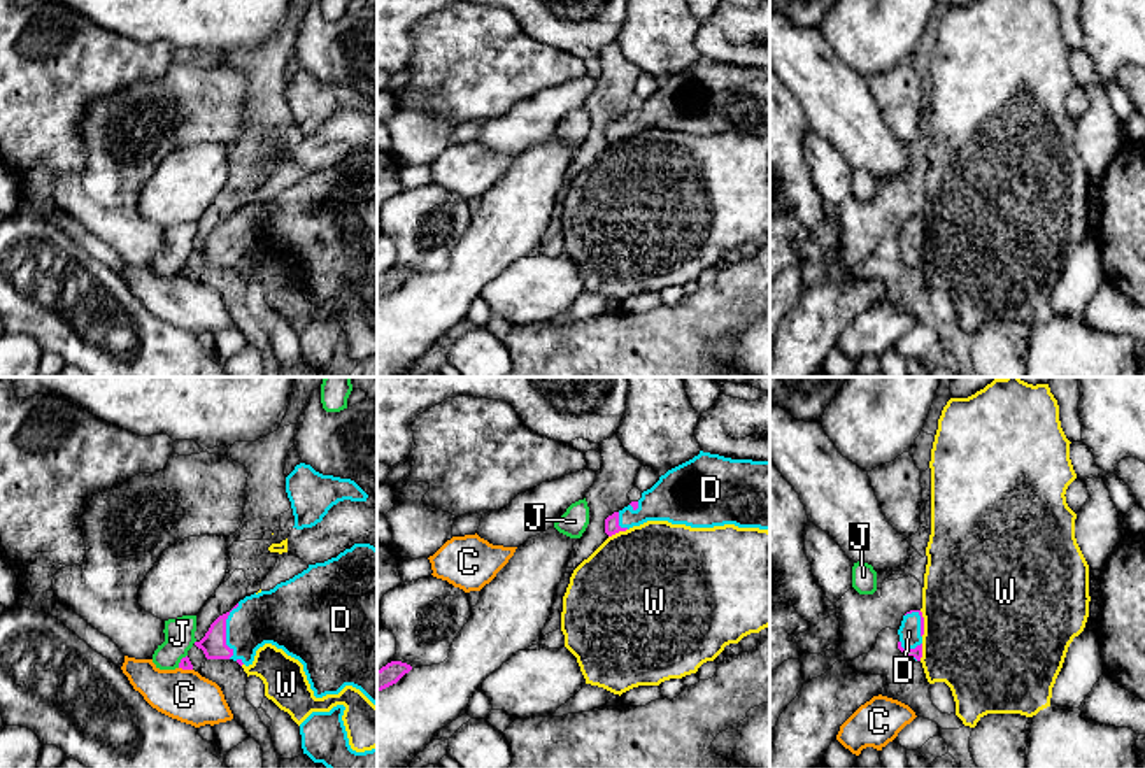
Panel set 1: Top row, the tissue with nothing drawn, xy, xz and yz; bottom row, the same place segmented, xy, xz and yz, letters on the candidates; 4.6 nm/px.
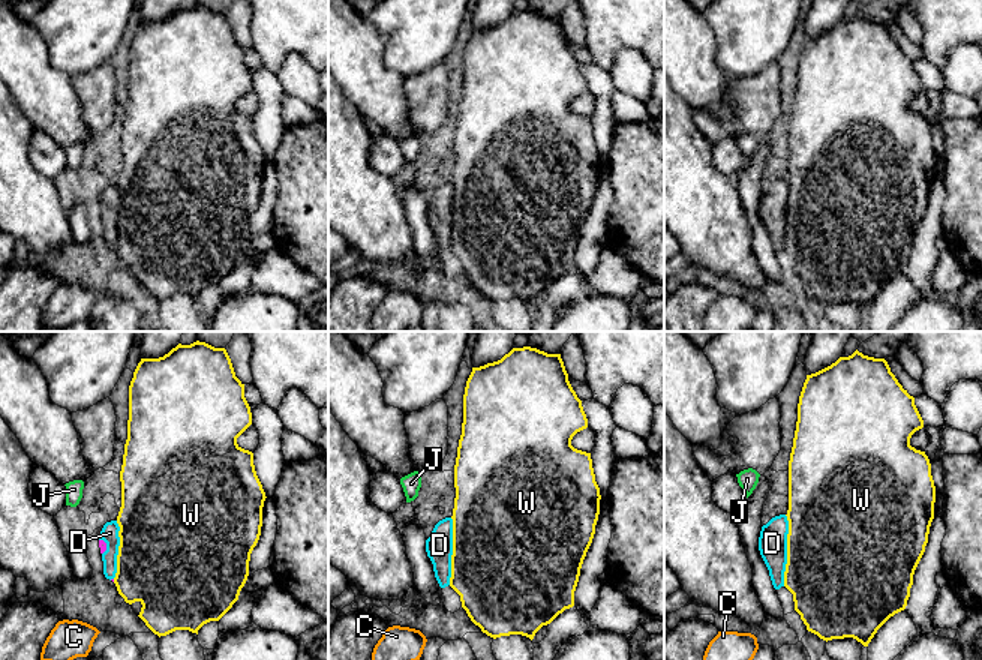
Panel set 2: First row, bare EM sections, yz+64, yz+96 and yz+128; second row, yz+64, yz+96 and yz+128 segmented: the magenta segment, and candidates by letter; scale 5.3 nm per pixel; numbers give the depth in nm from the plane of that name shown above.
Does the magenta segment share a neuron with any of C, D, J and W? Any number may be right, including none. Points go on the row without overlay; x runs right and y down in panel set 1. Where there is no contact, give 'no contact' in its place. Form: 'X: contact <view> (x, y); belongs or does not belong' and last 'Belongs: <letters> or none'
C: contact xy (186, 276); does not belong
D: contact xy (225, 239); belongs
J: contact xy (181, 269); does not belong
W: contact xz (618, 139); does not belong
Belongs: D

